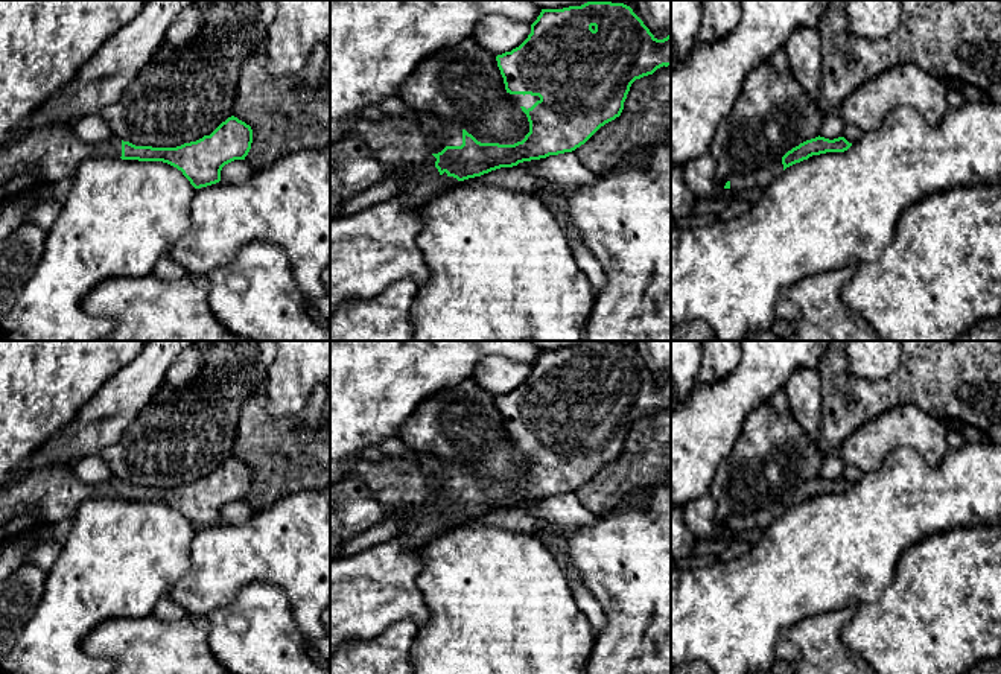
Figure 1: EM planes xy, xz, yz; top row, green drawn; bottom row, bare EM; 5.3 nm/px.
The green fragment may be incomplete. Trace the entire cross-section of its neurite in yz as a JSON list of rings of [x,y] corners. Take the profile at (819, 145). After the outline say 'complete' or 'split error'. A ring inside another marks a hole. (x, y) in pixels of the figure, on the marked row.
[[[815,137],[811,140],[806,140],[800,143],[799,146],[788,151],[773,167],[771,173],[780,173],[786,167],[800,163],[803,160],[808,160],[812,155],[820,155],[826,152],[844,152],[852,146],[844,137],[838,137],[834,140],[825,138],[825,137]]]; split error

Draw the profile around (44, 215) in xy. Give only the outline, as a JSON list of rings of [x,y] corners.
[[[47,201],[27,213],[24,222],[37,224],[43,230],[49,230],[61,211],[62,204],[56,201]]]

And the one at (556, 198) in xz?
[[[545,183],[535,192],[537,196],[543,198],[549,205],[561,215],[563,204],[567,198],[567,192],[557,190],[551,183]]]

